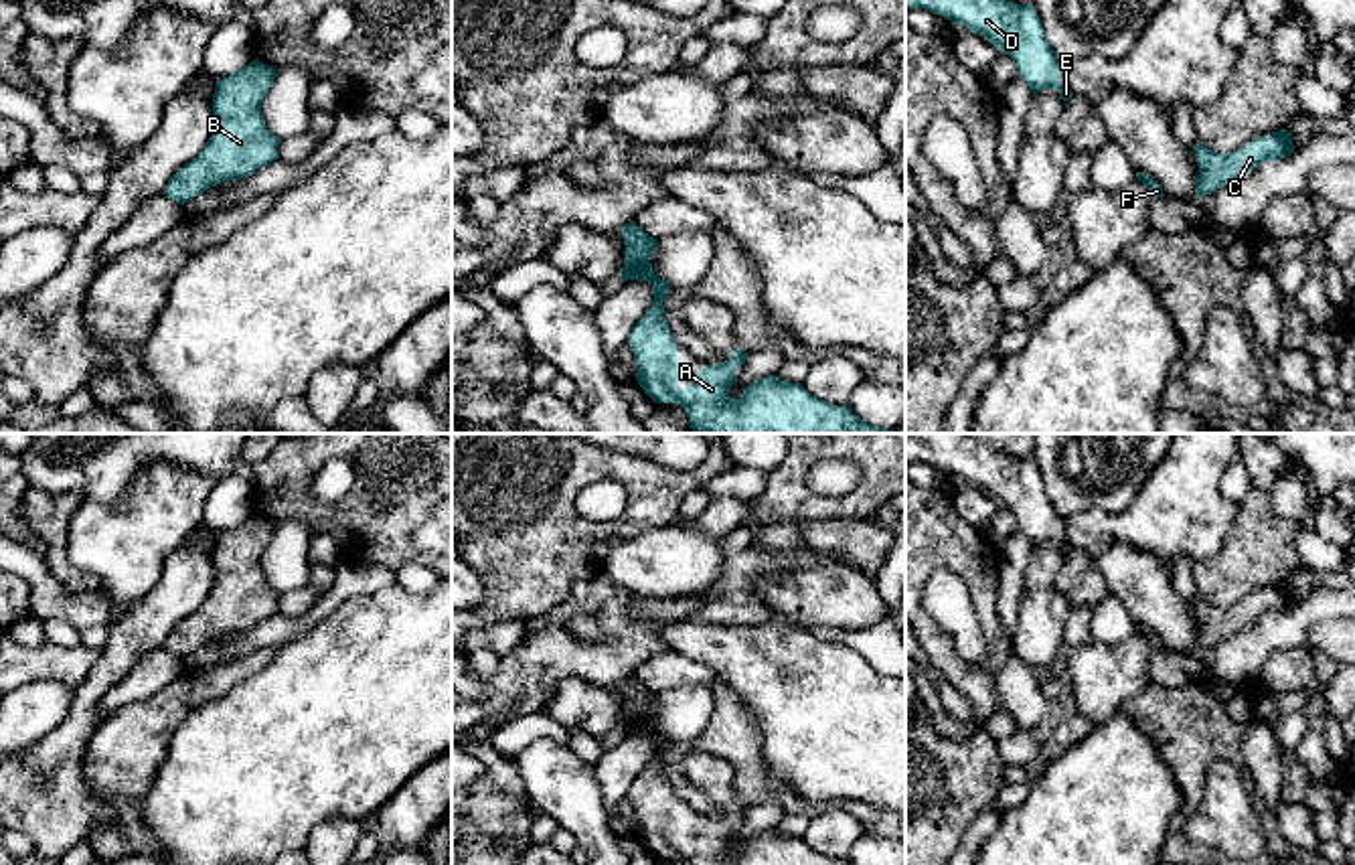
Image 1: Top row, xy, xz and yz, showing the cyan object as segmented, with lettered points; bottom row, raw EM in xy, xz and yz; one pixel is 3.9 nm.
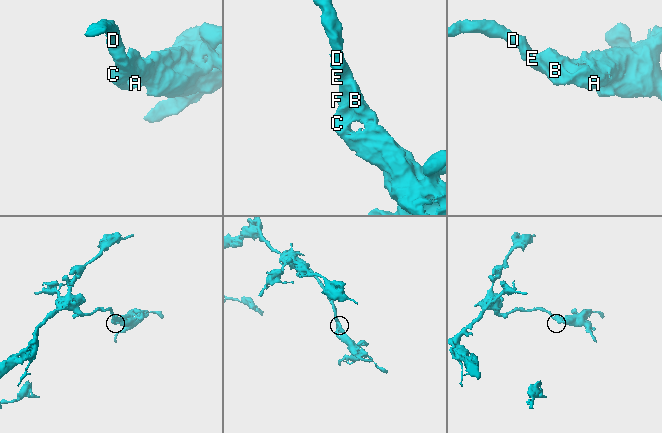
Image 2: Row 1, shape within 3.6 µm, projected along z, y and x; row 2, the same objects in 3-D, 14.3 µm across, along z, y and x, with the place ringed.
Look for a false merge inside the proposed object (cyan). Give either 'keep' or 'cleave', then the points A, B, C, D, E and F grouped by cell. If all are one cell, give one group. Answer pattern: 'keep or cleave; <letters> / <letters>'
keep; A B C D E F

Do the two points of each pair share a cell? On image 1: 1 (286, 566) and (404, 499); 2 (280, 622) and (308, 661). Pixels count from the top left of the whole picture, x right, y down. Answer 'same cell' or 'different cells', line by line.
1: different cells
2: different cells

